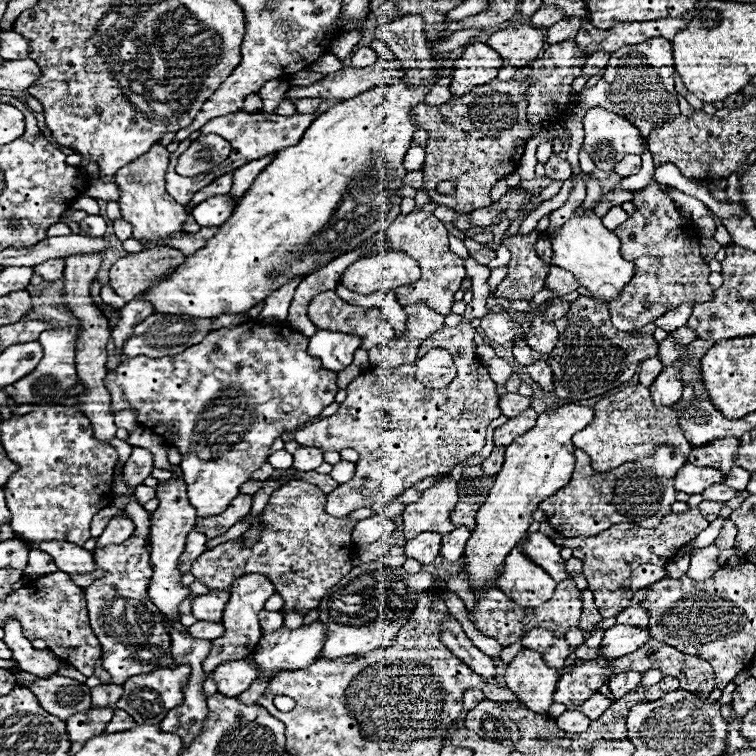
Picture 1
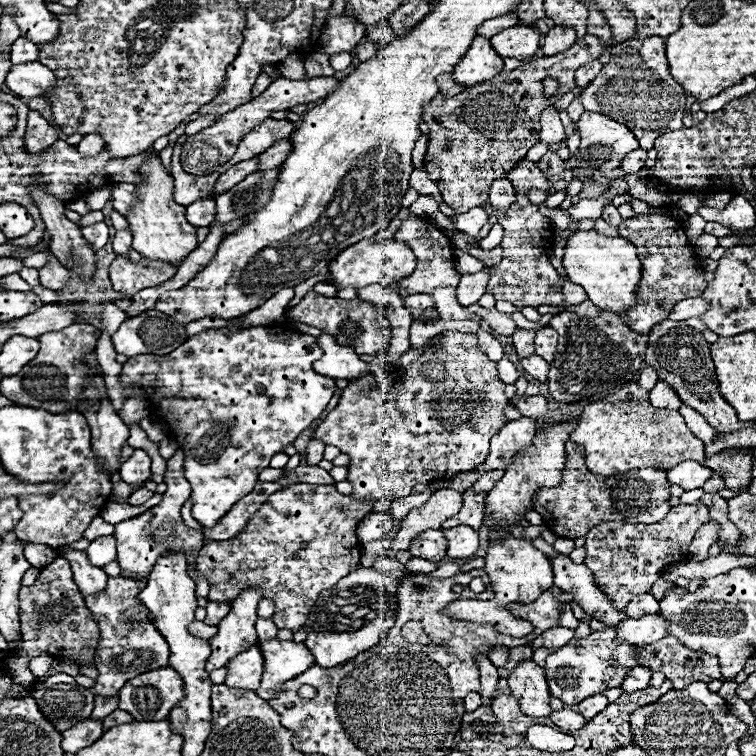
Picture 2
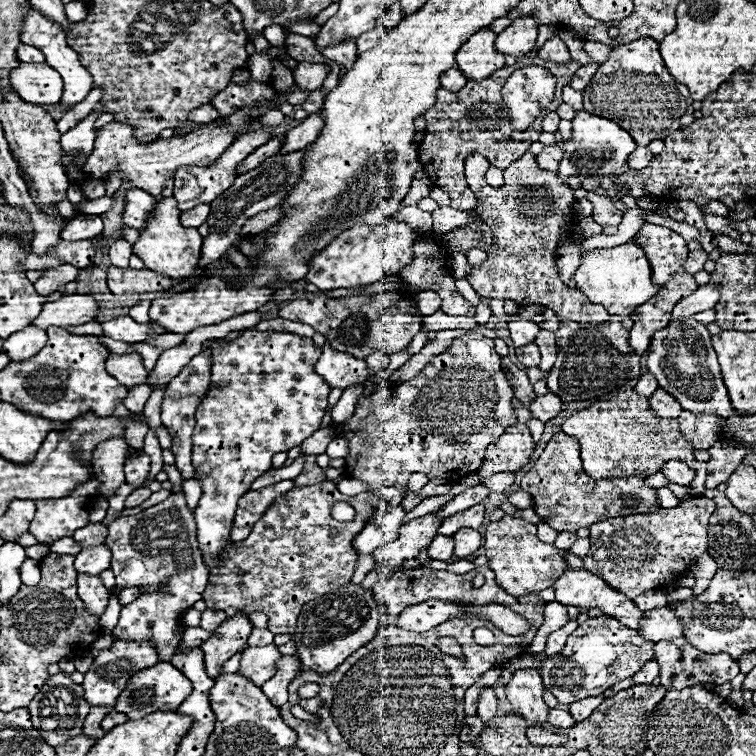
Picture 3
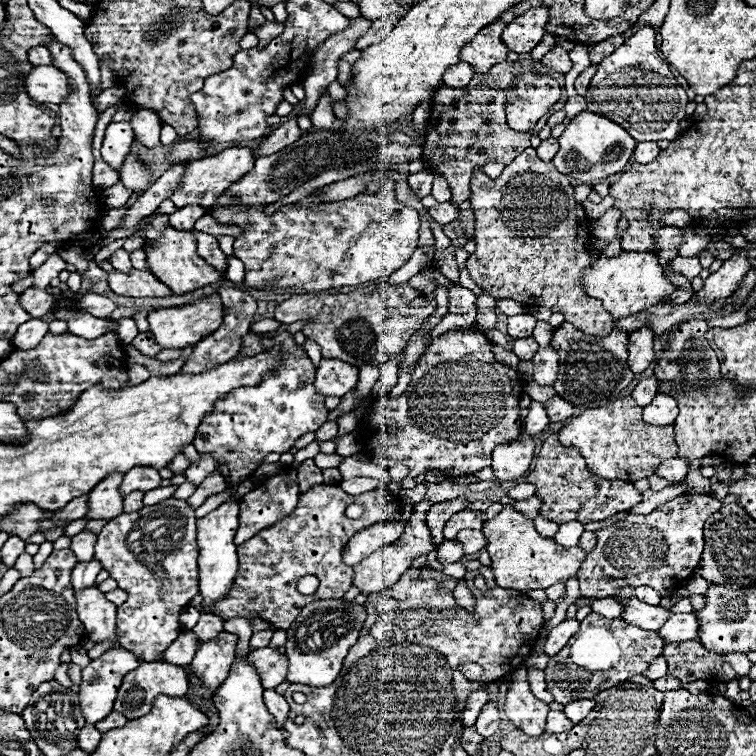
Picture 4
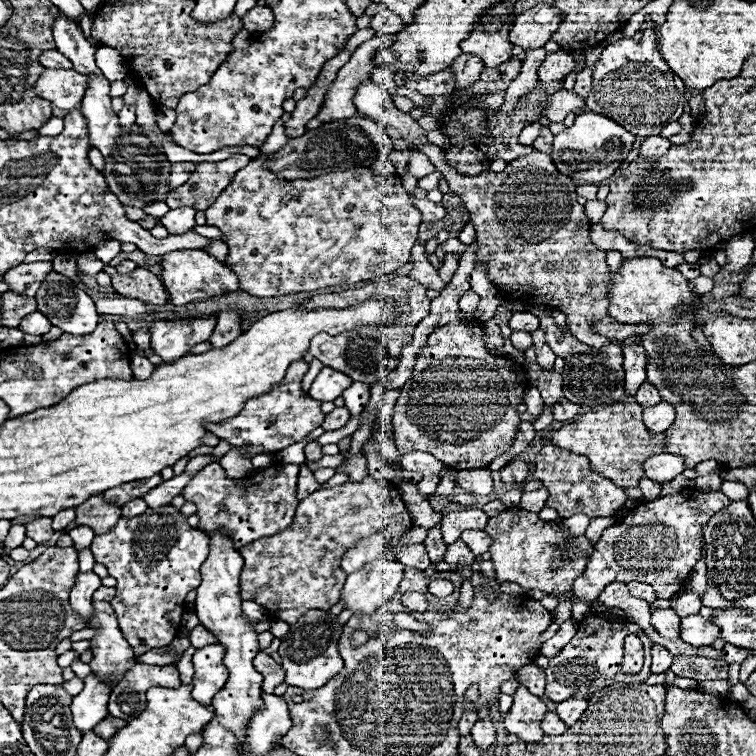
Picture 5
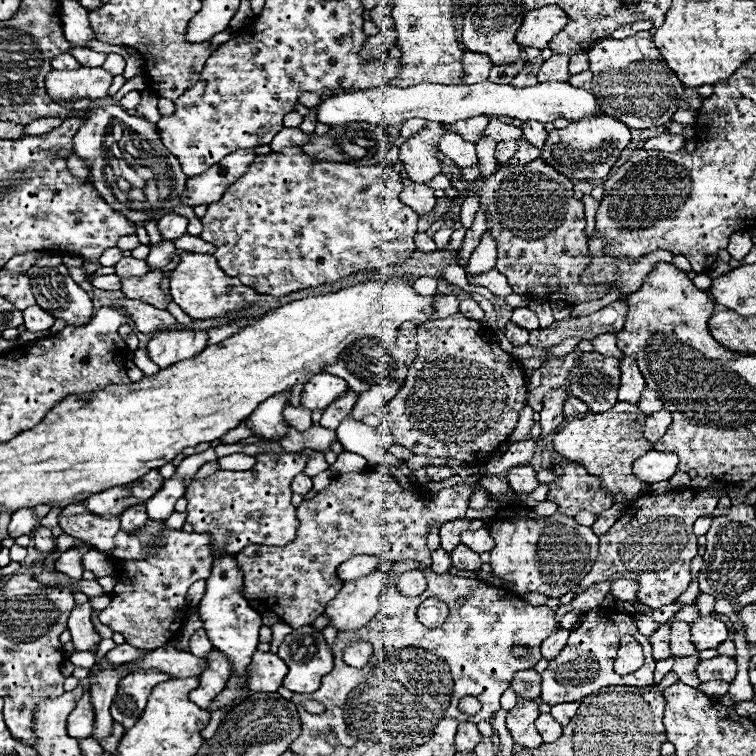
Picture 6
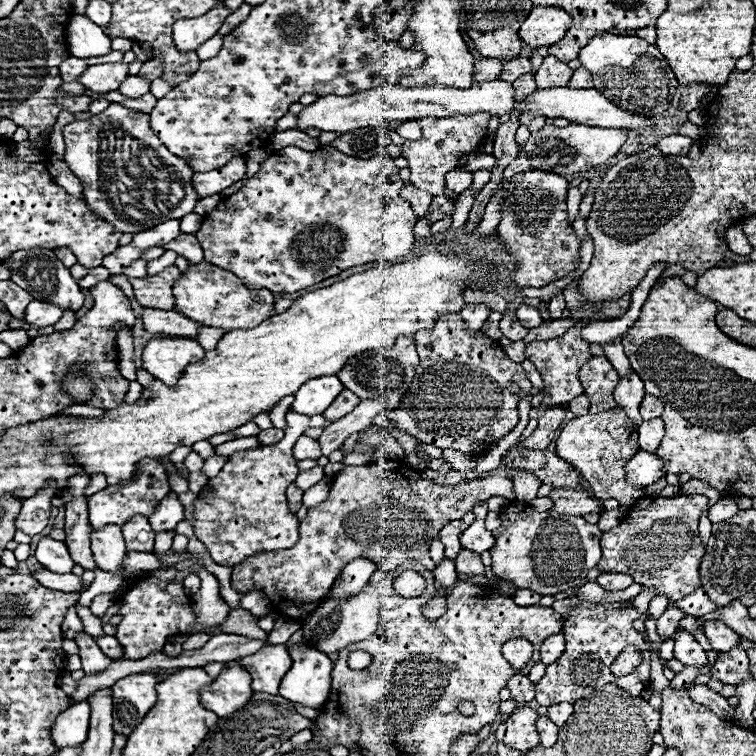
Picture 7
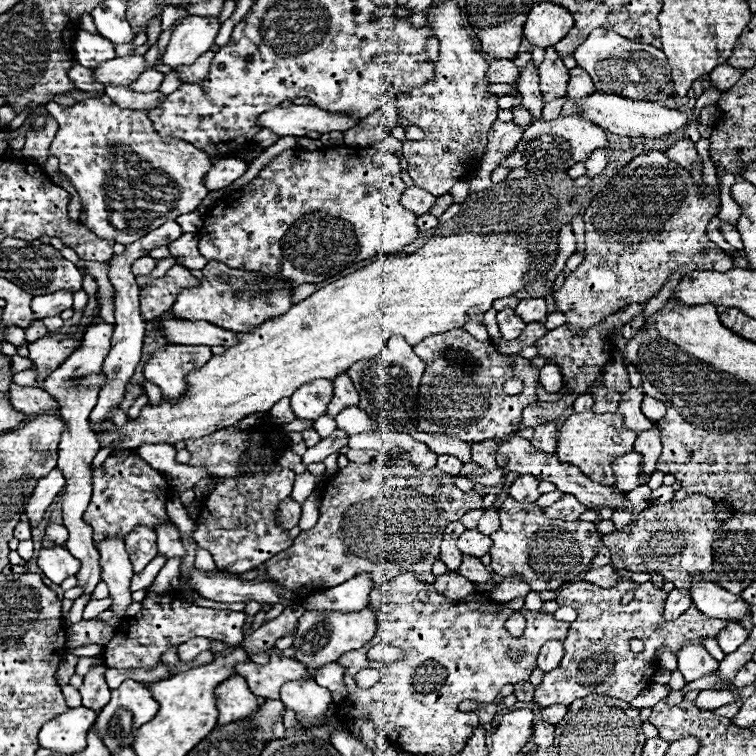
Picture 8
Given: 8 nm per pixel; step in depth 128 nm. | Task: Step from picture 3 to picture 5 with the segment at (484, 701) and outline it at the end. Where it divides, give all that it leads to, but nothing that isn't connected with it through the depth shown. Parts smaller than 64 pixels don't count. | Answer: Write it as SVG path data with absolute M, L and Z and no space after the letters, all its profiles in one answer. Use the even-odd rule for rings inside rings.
M478 720L472 728L472 740L474 744L484 752L496 742L496 732L492 720Z

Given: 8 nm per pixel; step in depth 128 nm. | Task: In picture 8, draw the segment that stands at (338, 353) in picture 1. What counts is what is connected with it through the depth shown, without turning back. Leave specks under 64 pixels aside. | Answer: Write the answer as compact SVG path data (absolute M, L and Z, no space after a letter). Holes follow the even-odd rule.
M314 380L310 384L300 386L290 396L290 408L296 418L316 420L326 414L326 406L332 400L332 382L330 380Z

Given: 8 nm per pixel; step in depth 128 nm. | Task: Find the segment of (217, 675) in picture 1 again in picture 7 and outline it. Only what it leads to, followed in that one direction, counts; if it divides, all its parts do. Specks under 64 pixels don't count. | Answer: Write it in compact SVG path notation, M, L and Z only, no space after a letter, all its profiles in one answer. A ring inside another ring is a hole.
M280 644L280 646L264 646L264 650L248 658L240 658L238 664L250 672L254 692L276 696L280 680L292 666L292 658L288 654L288 648Z

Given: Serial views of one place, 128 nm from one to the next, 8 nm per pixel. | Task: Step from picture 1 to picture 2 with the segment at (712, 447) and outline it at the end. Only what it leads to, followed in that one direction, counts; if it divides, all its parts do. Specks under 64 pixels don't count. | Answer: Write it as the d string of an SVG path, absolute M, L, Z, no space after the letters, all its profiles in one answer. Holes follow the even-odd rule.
M716 454L712 456L710 460L704 460L702 462L704 466L712 468L714 472L718 472L726 482L726 488L728 490L734 490L736 494L748 490L750 482L752 482L752 456L750 454L734 454L734 456L728 456L728 454Z

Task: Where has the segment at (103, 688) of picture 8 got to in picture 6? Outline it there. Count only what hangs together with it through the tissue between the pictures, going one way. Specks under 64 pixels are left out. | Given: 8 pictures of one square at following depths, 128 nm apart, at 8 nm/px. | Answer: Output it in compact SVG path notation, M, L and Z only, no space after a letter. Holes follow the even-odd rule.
M86 602L84 606L74 606L70 614L68 628L72 632L74 650L78 652L94 652L94 646L100 642L100 634L94 630L90 616L92 616L90 602Z

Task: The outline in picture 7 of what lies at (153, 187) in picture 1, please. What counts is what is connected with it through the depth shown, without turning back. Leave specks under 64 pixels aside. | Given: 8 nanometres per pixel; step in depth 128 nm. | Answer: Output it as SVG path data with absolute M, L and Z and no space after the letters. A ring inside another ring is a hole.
M200 262L196 266L190 264L188 272L182 274L180 282L176 282L176 286L172 288L174 296L176 296L176 304L178 310L184 312L184 316L202 322L206 326L214 326L214 328L222 328L222 330L234 330L234 328L254 328L258 326L262 320L274 316L274 302L278 300L278 294L272 294L266 288L246 288L244 282L214 264L208 262Z

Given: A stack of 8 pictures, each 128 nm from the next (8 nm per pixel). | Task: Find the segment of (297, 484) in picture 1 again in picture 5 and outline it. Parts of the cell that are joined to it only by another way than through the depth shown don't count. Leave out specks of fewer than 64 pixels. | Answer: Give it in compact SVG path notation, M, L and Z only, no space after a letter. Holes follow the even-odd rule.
M366 476L362 482L346 480L336 488L316 490L298 504L294 522L288 530L240 548L244 558L240 596L242 600L262 604L272 618L296 624L296 620L308 610L330 610L338 602L340 590L346 582L346 574L340 570L340 560L362 538L388 532L388 550L394 550L394 558L406 566L426 570L432 562L422 542L404 548L398 546L398 540L408 530L412 530L412 518L398 490L388 480Z

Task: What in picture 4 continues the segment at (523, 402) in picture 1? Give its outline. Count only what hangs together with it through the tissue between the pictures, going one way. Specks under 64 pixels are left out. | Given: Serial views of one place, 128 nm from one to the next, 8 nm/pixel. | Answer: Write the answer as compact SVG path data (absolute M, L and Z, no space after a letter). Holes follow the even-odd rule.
M554 396L548 402L544 402L544 408L546 408L550 422L564 422L564 420L572 418L572 414L574 414L574 406L560 396Z

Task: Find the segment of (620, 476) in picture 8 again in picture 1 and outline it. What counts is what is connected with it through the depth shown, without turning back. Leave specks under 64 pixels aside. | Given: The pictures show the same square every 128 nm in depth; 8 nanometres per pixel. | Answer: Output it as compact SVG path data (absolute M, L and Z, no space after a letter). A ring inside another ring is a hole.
M684 464L676 476L674 476L674 486L680 492L686 494L702 494L708 486L724 482L724 476L716 468L700 468L692 464Z

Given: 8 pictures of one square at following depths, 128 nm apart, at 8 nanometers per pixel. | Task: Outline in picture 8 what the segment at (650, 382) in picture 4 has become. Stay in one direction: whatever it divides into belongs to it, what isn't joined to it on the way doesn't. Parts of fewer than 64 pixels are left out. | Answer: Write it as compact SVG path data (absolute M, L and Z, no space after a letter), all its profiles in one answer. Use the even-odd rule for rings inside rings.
M644 396L644 400L642 400L642 412L644 412L646 418L658 422L666 414L666 406L664 406L664 402L660 402L656 398Z

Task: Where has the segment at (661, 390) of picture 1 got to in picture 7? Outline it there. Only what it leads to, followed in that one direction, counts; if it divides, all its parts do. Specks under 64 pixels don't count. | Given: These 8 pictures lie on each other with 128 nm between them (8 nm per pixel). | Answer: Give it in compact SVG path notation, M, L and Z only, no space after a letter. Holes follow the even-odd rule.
M654 418L654 420L644 420L638 428L638 444L640 450L644 452L656 452L656 448L660 446L664 438L664 422L662 418Z

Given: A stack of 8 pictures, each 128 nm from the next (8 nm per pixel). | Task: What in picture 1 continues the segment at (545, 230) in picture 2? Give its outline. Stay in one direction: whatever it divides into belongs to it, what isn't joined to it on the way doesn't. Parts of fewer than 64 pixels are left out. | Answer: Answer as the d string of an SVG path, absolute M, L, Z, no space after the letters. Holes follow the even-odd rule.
M532 230L526 236L504 234L502 244L510 250L512 258L508 262L506 278L494 292L498 298L532 300L544 288L544 278L548 276L550 264L536 256L534 246L538 236L538 230Z

